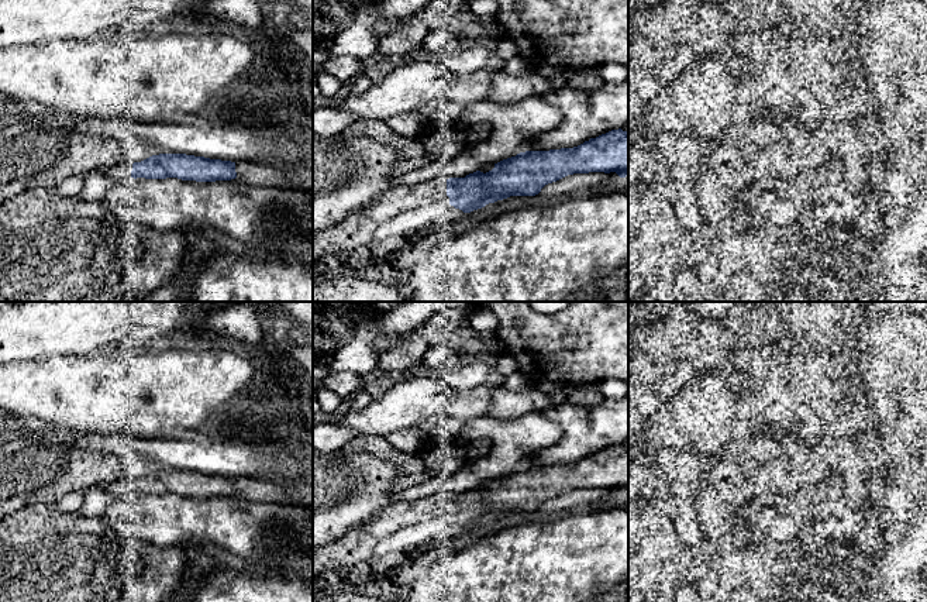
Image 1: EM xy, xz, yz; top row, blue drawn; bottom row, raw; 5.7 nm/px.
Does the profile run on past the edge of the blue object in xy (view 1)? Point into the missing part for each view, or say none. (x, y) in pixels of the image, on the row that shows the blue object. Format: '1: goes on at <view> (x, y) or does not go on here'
1: goes on at xy (121, 172)

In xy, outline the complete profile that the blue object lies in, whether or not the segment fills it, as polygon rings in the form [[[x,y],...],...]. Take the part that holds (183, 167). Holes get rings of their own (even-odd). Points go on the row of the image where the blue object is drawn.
[[[159,154],[141,162],[123,162],[99,169],[104,175],[125,182],[131,178],[216,182],[237,178],[235,162],[186,154]]]

